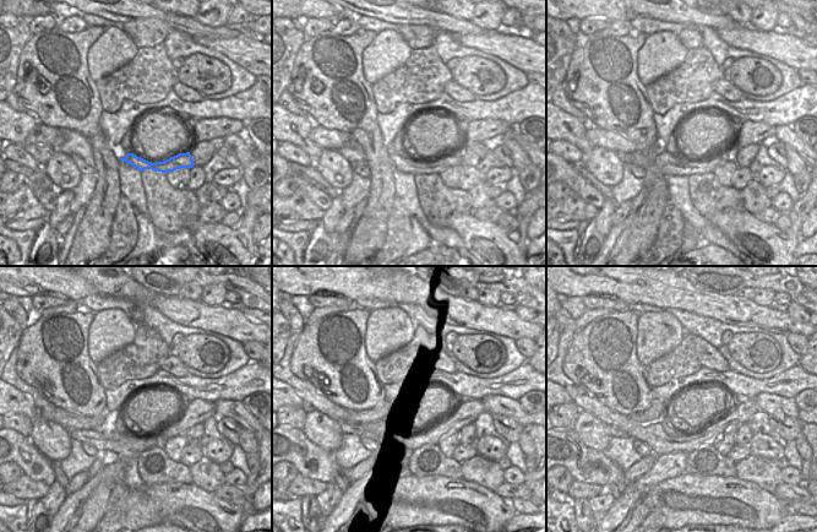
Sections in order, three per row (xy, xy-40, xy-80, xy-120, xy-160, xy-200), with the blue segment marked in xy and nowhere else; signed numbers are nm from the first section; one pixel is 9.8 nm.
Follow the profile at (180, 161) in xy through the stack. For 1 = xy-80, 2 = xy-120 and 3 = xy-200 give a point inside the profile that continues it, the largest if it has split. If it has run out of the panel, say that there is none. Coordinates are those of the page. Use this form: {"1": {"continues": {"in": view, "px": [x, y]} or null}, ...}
{"1": {"continues": {"in": "xy-80", "px": [657, 159]}}, "2": {"continues": {"in": "xy-120", "px": [126, 444]}}, "3": {"continues": {"in": "xy-200", "px": [613, 432]}}}

